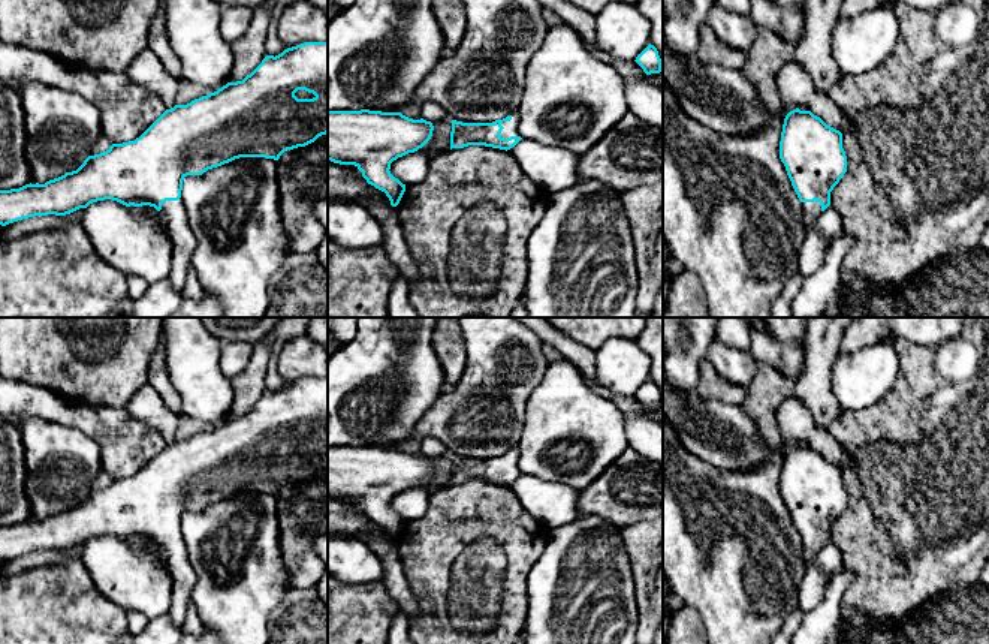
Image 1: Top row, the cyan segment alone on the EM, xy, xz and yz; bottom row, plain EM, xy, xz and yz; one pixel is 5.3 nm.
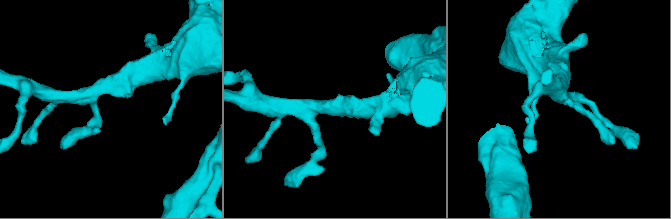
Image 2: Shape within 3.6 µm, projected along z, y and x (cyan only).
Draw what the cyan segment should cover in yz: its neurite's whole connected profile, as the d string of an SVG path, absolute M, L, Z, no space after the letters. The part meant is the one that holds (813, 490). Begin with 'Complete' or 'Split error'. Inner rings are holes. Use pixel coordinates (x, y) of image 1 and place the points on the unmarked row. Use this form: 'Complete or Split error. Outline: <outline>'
Split error. Outline: M796 443L784 454L780 494L808 562L830 541L830 527L847 508L842 469L811 446Z

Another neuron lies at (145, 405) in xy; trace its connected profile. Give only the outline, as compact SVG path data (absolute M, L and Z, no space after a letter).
M148 382L135 391L123 409L138 421L154 427L166 445L177 440L180 415L165 406L156 388Z

